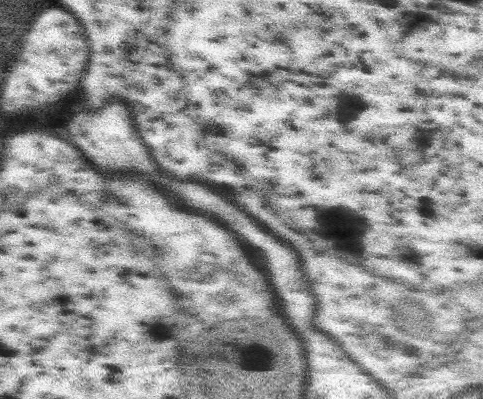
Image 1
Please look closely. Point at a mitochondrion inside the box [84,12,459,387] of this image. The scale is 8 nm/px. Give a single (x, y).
(354, 106)

